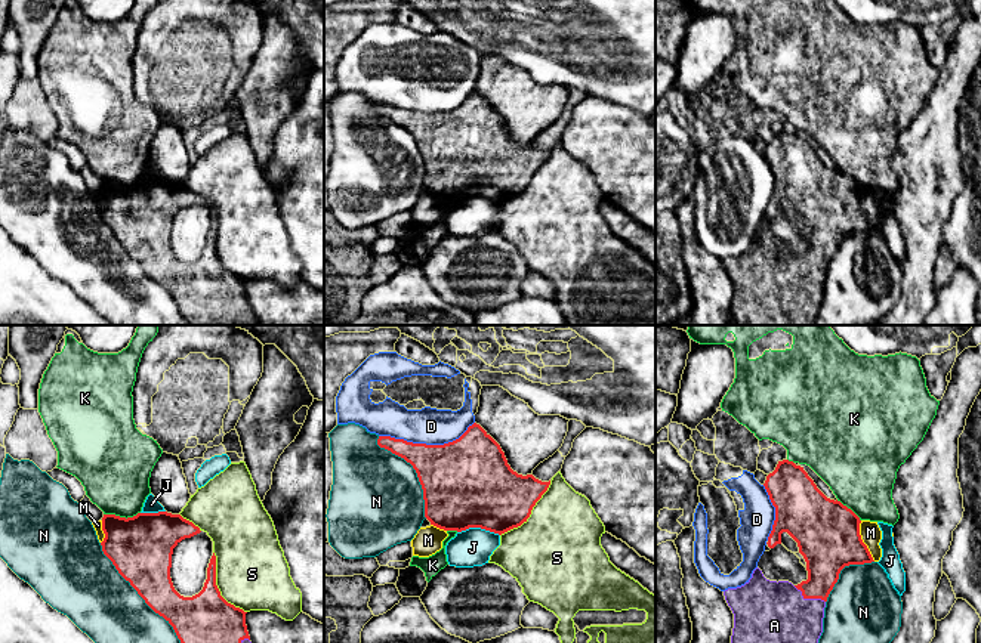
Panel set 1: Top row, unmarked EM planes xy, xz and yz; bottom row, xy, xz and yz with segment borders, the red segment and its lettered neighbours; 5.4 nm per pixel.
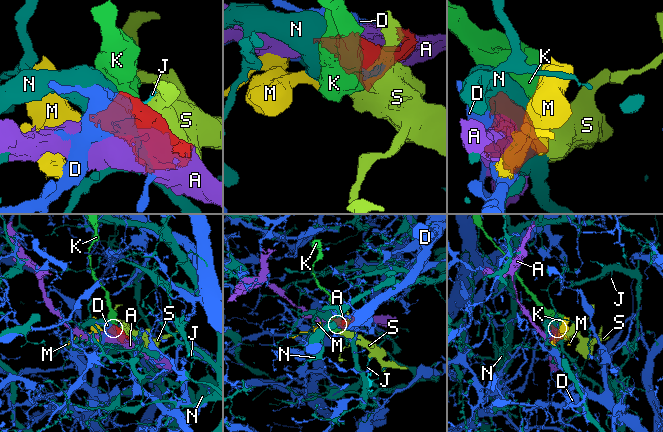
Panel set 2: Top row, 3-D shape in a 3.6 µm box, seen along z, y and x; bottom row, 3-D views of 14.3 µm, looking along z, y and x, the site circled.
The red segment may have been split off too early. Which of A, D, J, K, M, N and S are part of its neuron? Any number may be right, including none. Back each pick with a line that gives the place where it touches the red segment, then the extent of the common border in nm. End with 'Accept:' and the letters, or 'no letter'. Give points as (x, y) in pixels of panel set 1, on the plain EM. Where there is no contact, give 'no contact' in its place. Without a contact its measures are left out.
A: meets red in yz at (808, 266); contact 200 nm long
Accept: A

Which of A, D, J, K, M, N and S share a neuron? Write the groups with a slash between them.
A / D / J N / K / M / S

